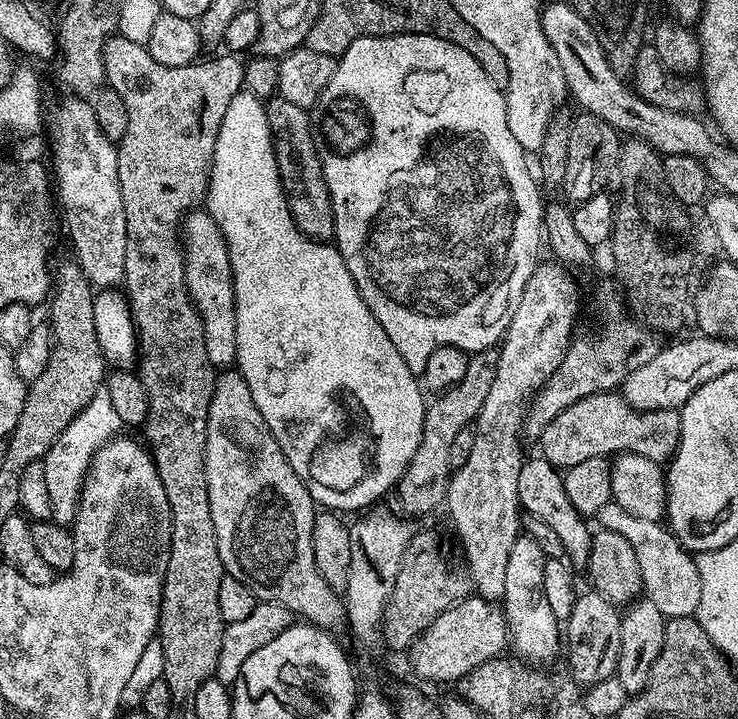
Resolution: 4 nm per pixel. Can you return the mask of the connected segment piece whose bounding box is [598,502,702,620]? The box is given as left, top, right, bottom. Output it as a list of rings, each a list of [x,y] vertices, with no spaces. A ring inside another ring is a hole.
[[[611,502],[598,514],[600,528],[614,530],[622,534],[638,558],[638,570],[644,583],[642,592],[647,600],[654,602],[658,610],[669,620],[683,616],[695,616],[698,610],[698,598],[702,594],[702,584],[698,578],[698,568],[693,553],[688,552],[673,536],[672,532],[661,522],[649,522],[646,518],[634,518],[626,514],[622,506]]]

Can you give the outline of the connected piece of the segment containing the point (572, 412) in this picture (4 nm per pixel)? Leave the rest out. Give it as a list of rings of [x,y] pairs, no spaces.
[[[599,392],[562,410],[562,414],[558,414],[558,418],[546,426],[538,447],[545,460],[549,460],[555,468],[566,470],[570,466],[578,466],[578,462],[586,462],[586,458],[612,458],[621,452],[633,452],[663,465],[672,459],[679,441],[680,414],[677,409],[640,412],[632,408],[623,395]]]

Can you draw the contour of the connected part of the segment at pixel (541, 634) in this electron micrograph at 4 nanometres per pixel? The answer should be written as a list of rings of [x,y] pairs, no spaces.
[[[526,534],[516,537],[510,546],[510,558],[506,561],[506,590],[502,601],[504,621],[508,623],[510,648],[521,661],[552,660],[556,651],[562,648],[562,628],[554,612],[550,610],[543,586],[543,571],[549,557],[545,556],[542,546]]]

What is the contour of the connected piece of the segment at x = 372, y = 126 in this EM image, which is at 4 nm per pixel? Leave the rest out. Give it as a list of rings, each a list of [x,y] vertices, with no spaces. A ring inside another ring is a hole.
[[[430,34],[358,38],[350,42],[347,50],[339,56],[330,82],[326,82],[322,94],[316,100],[314,135],[316,153],[332,199],[336,227],[334,246],[342,254],[361,298],[366,306],[370,306],[370,314],[378,318],[382,330],[386,330],[386,338],[394,342],[394,350],[402,354],[406,366],[410,366],[414,373],[423,373],[426,358],[430,358],[430,354],[434,354],[438,346],[458,346],[469,354],[495,349],[504,339],[504,331],[510,326],[510,318],[514,318],[514,310],[518,310],[522,290],[526,290],[526,282],[530,282],[530,274],[538,263],[536,255],[540,248],[542,252],[546,204],[545,201],[540,201],[542,188],[533,169],[532,172],[528,169],[529,157],[518,138],[510,134],[510,122],[506,122],[504,92],[494,82],[490,82],[490,78],[486,78],[486,70],[482,70],[482,66],[478,66],[478,62],[474,62],[474,58],[470,58],[470,54],[462,50],[462,46],[454,46],[454,42],[446,42]],[[408,167],[412,167],[408,172],[408,192],[412,197],[376,200],[376,176],[380,180],[388,180],[395,168]]]

